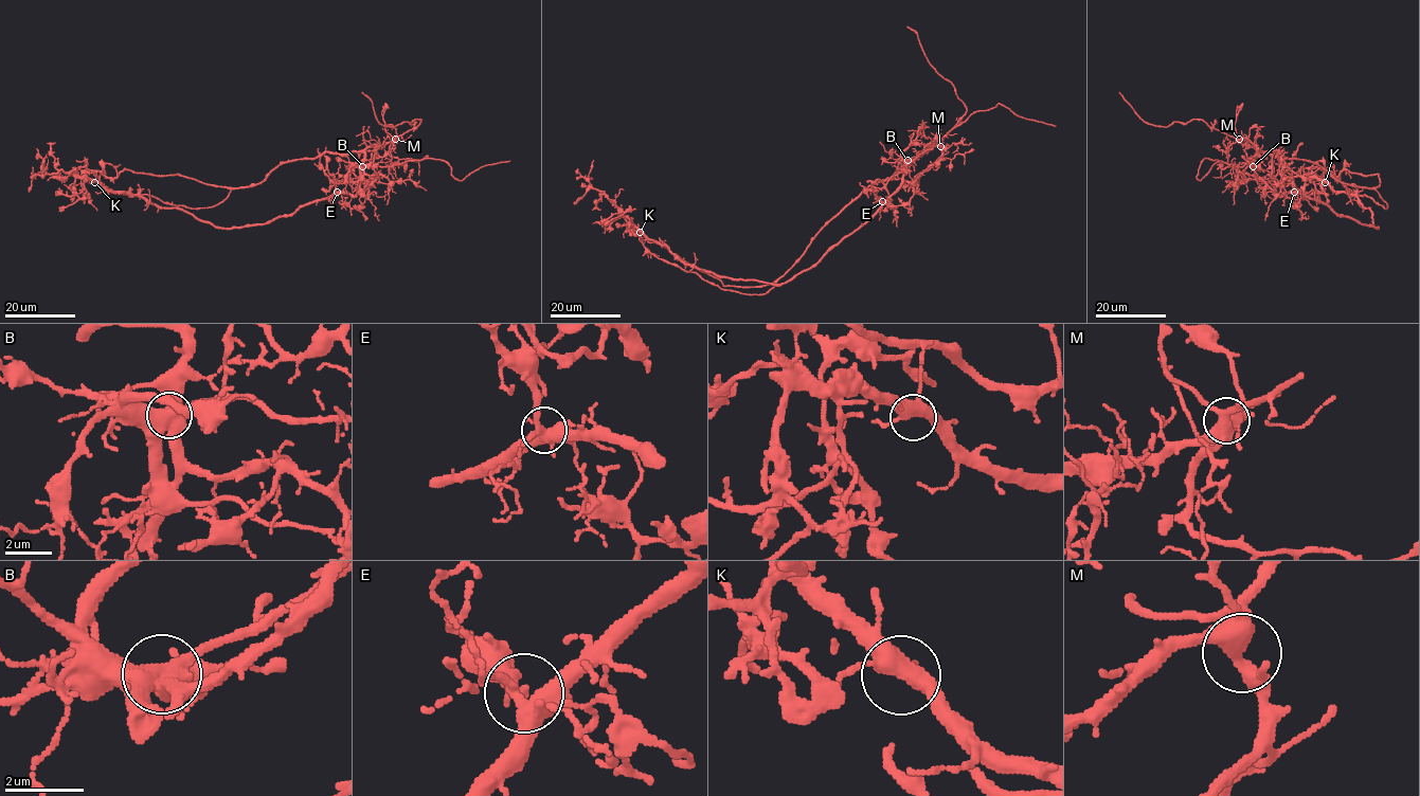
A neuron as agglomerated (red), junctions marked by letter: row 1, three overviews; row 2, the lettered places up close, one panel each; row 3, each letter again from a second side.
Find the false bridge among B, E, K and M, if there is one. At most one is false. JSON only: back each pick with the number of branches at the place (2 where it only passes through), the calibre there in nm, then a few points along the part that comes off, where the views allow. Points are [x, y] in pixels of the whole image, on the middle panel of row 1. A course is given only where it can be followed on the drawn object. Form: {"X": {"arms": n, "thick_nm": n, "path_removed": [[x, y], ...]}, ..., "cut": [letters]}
{"B": {"arms": 4, "thick_nm": 600, "path_removed": [[908, 160], [903, 183], [870, 216], [780, 284], [688, 265], [621, 211], [604, 225]]}, "cut": ["B"]}

